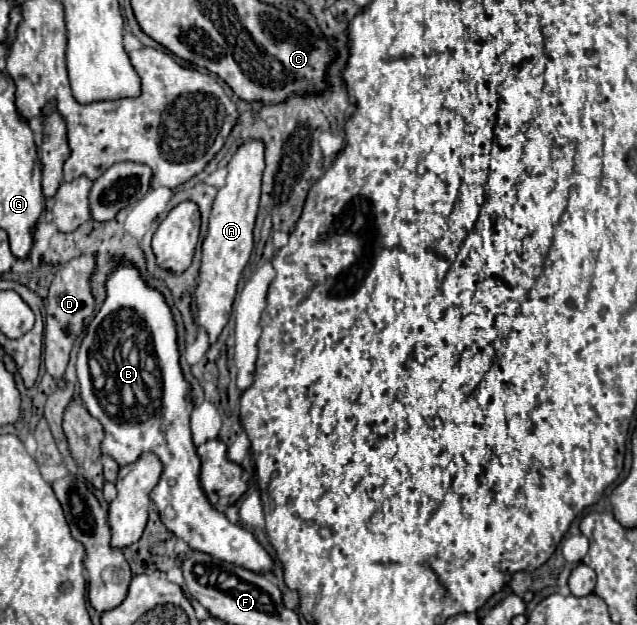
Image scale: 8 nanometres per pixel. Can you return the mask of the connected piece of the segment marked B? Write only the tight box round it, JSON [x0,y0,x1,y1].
[77,259,273,571]

